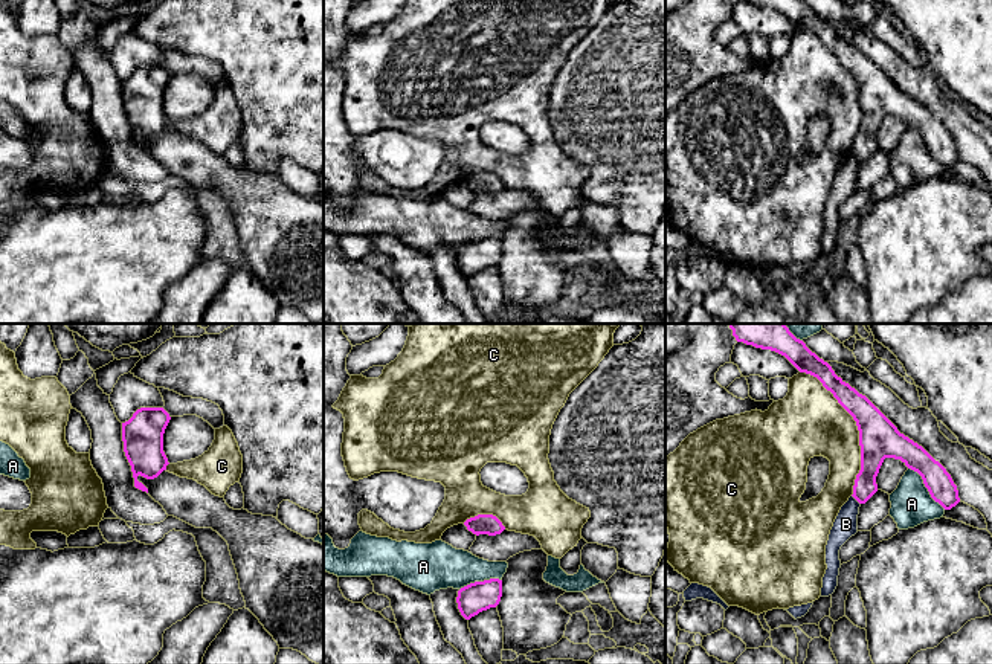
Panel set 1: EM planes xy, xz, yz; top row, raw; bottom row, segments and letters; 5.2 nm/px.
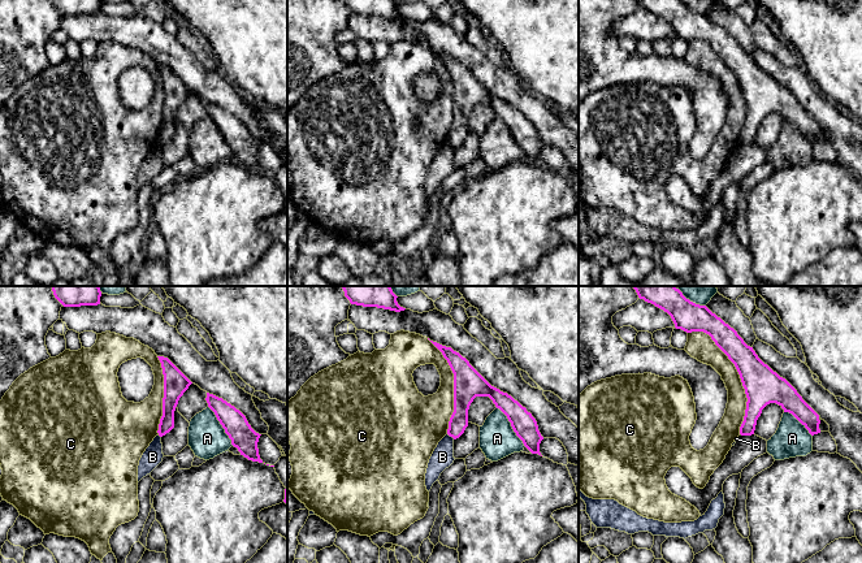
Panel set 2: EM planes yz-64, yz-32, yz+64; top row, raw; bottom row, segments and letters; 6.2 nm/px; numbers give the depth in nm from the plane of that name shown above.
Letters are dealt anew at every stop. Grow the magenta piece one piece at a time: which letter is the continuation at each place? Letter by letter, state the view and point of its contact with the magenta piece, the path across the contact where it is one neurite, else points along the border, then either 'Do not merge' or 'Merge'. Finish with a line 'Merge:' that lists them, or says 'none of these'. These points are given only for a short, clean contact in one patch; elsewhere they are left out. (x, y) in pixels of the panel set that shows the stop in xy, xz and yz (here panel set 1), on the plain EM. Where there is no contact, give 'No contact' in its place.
A: Touches magenta at yz (925, 144). Do not merge
B: Touches magenta at yz (855, 156). Boundary: yz (852, 153), (859, 162). Do not merge
C: Touches magenta at yz (858, 87). Do not merge
Merge: none of these

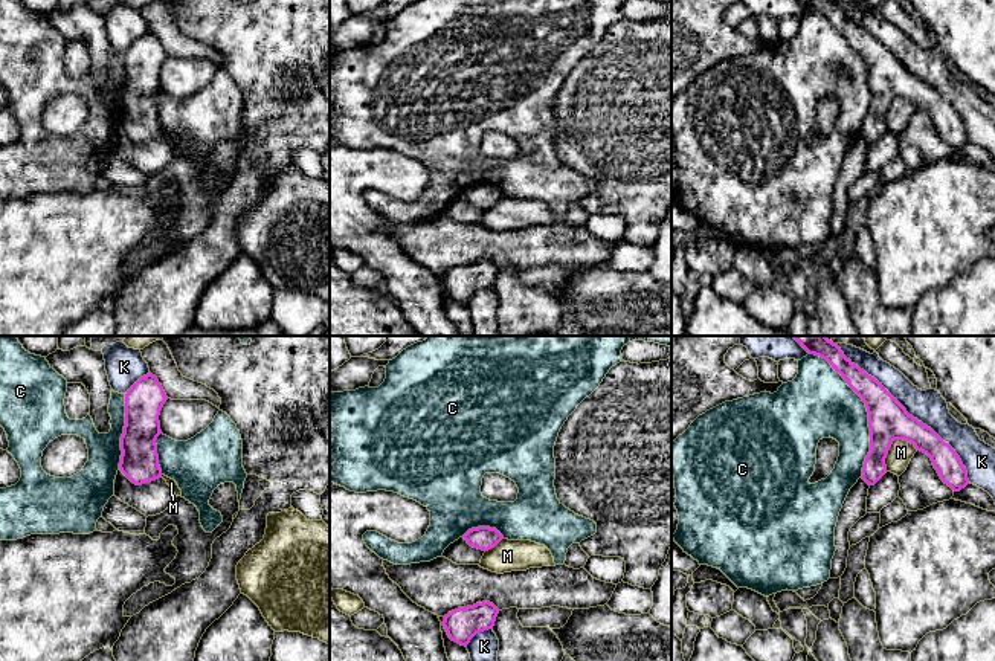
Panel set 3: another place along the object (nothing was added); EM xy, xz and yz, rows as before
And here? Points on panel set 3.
C: Touches magenta at yz (867, 69). Do not merge
K: Touches magenta at yz (908, 72). Do not merge
M: Touches magenta at yz (890, 104). Boundary: yz (914, 103), (905, 98), (895, 98), (885, 116), (885, 128). Do not merge
Merge: none of these

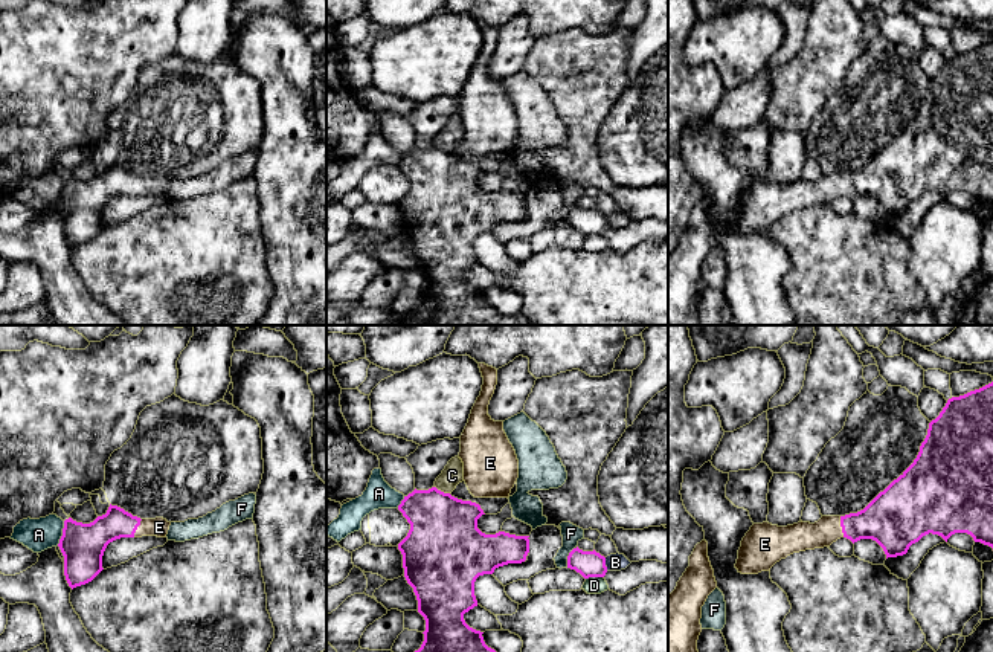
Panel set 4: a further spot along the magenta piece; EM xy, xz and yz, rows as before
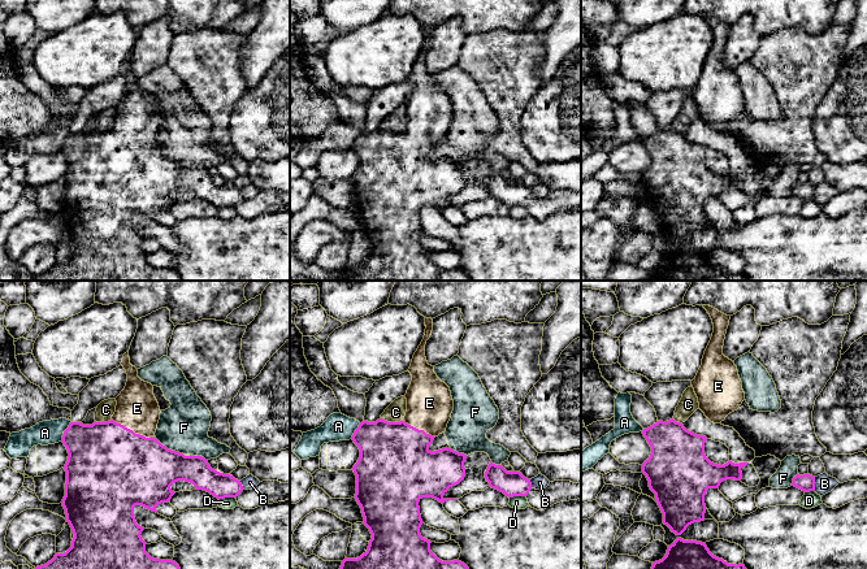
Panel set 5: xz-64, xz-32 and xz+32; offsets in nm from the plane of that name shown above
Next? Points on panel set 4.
A: Touches magenta at xy (63, 191). Boundary: xy (64, 179), (61, 196), (57, 202). Do not merge
B: Touches magenta at xz (604, 222). Boundary: xz (604, 216), (607, 228). Do not merge
C: Touches magenta at xz (440, 148). Boundary: xz (433, 144), (449, 151). Do not merge
D: Touches magenta at xz (594, 234). Boundary: xz (603, 234), (589, 234), (586, 237). Do not merge
E: Touches magenta at yz (841, 183). Path across: yz (886, 177), (862, 183), (841, 183), (819, 193), (801, 194). Merge
F: Touches magenta at xz (568, 214). Do not merge
Merge: E

